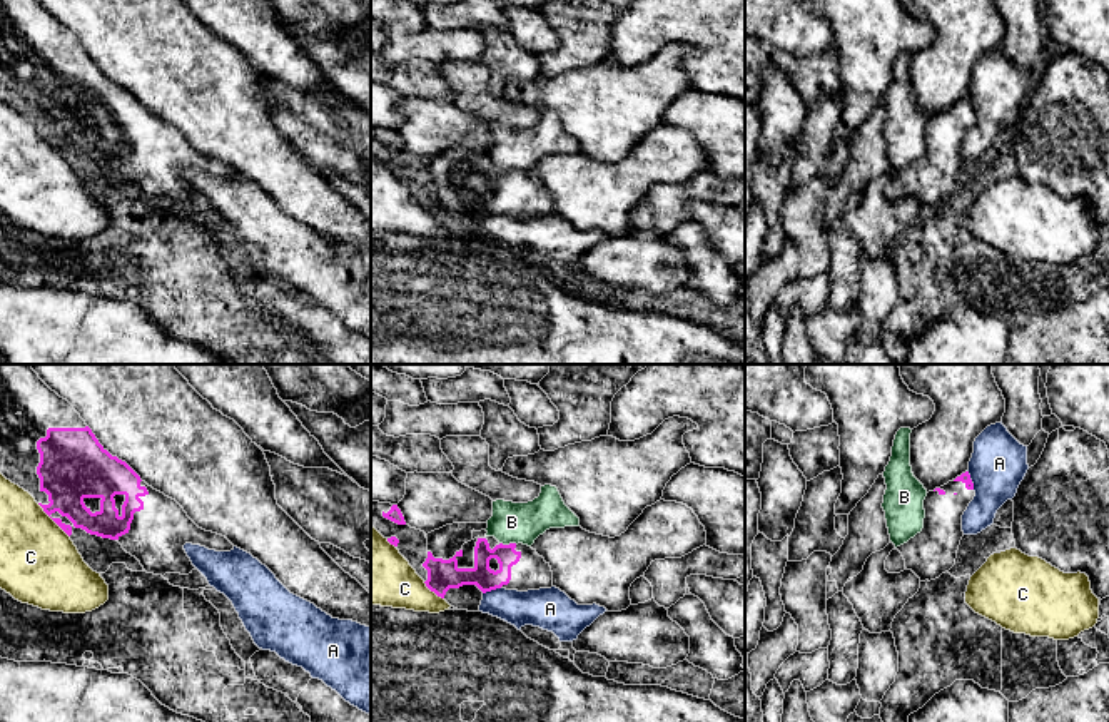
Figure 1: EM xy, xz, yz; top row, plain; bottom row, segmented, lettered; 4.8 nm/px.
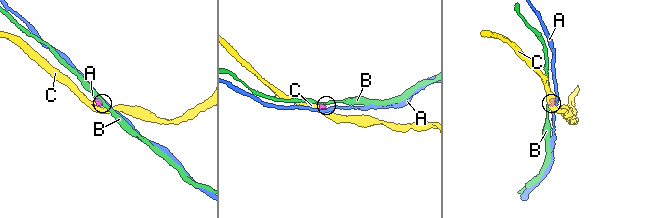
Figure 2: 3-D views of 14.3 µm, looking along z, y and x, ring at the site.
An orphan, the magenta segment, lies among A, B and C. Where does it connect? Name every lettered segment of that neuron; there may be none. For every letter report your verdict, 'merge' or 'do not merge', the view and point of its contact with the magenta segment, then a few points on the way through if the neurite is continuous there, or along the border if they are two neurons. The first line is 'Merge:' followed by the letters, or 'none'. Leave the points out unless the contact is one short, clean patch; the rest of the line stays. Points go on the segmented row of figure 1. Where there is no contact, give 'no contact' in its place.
Merge: none
A: do not merge | yz (971, 480)
B: do not merge | xz (510, 544)
C: do not merge | xy (52, 518)

